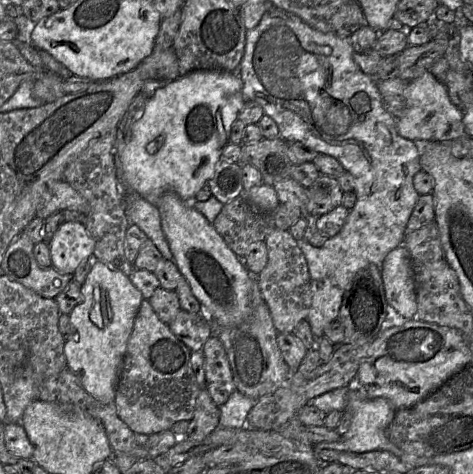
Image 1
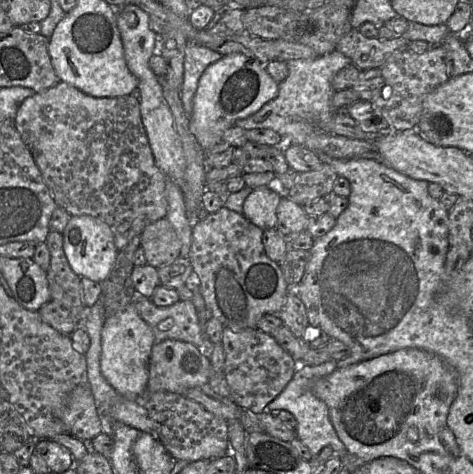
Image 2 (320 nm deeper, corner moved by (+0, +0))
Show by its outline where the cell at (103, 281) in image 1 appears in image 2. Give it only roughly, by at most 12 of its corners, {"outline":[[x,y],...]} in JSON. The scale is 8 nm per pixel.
{"outline":[[133,304],[105,319],[101,373],[121,397],[146,390],[154,344]]}

